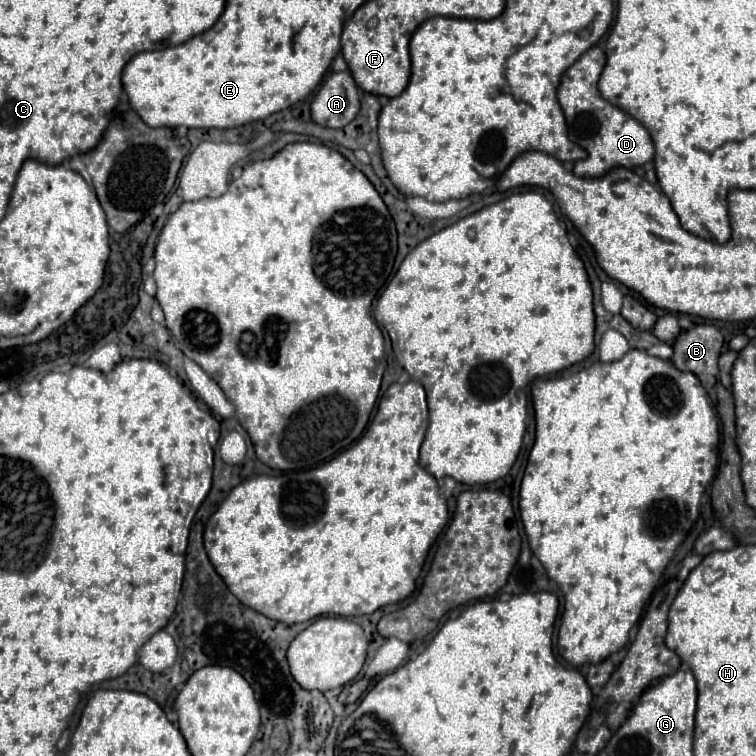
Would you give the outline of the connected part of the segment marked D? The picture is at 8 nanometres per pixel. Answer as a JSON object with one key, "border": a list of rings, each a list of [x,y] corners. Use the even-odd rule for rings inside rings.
{"border":[[[595,46],[595,48],[587,50],[561,76],[561,84],[557,88],[557,100],[559,100],[565,120],[567,120],[569,140],[579,144],[587,152],[585,160],[575,162],[575,168],[573,168],[575,176],[597,178],[617,166],[635,168],[635,166],[641,166],[641,164],[653,160],[653,154],[655,154],[655,146],[653,146],[649,132],[635,118],[627,116],[627,112],[619,110],[617,106],[613,106],[601,98],[601,94],[597,90],[597,82],[599,82],[605,62],[607,62],[607,58],[601,48]]]}

